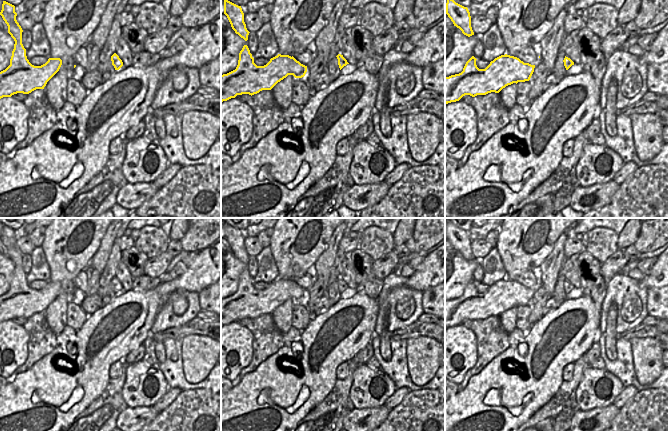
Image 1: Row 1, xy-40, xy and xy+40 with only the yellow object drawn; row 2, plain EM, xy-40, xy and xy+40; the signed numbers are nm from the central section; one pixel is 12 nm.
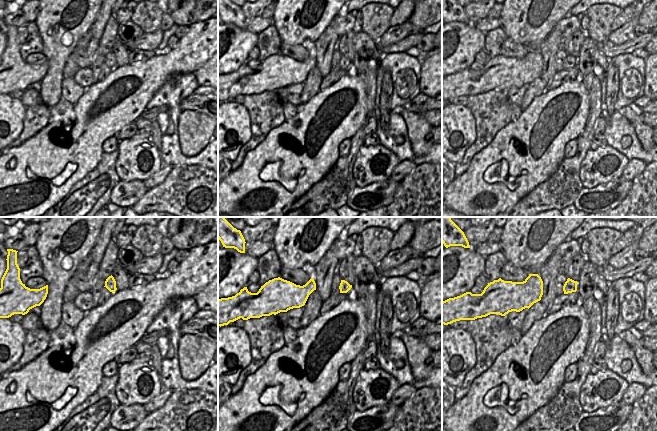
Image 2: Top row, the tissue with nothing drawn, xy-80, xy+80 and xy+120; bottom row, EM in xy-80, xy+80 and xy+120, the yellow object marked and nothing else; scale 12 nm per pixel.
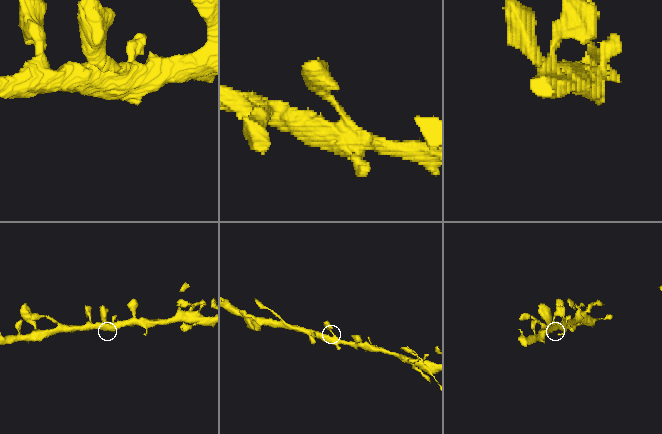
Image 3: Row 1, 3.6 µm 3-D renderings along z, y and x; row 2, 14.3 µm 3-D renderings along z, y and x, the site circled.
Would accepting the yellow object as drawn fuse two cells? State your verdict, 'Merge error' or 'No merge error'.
No merge error

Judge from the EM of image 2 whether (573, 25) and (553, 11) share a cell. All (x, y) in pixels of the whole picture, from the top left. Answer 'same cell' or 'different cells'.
different cells

